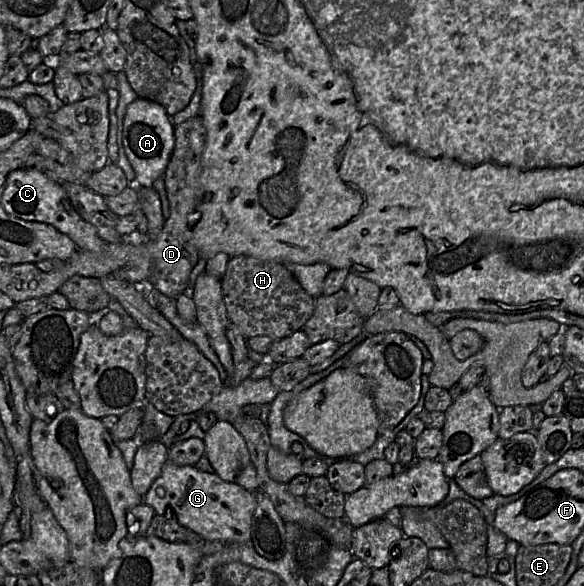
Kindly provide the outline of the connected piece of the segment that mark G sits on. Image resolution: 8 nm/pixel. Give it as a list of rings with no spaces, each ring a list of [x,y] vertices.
[[[168,460],[163,465],[160,476],[143,496],[143,503],[153,507],[157,515],[174,518],[179,524],[208,541],[244,543],[251,540],[251,523],[257,506],[254,492],[246,490],[236,482],[226,482],[216,473],[205,473],[194,466],[178,466]]]

